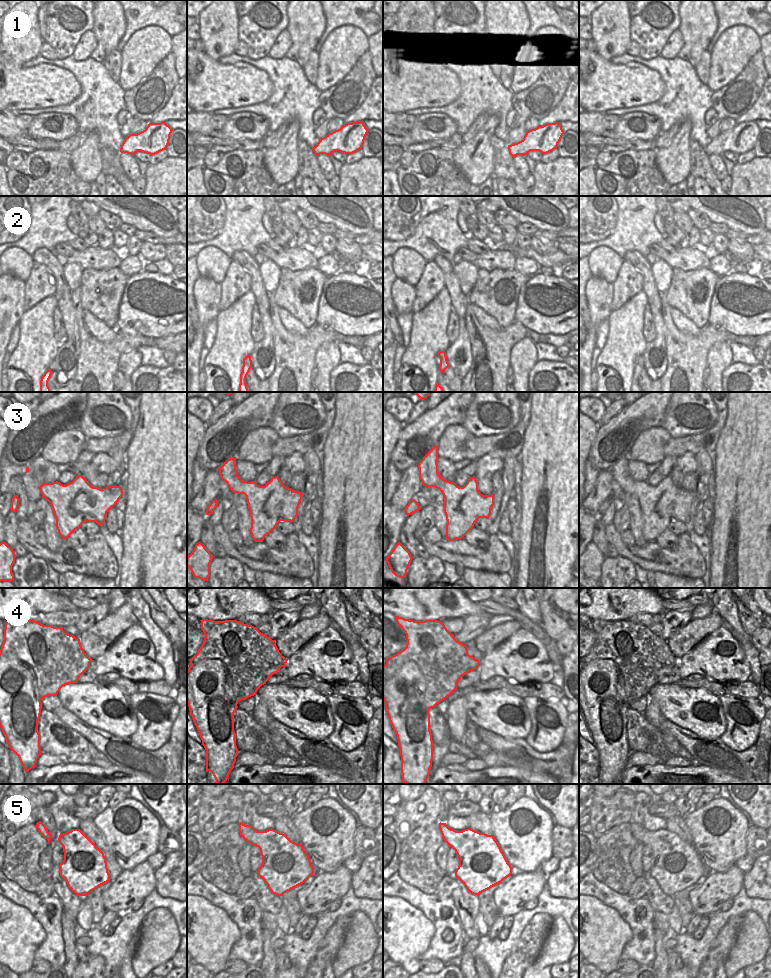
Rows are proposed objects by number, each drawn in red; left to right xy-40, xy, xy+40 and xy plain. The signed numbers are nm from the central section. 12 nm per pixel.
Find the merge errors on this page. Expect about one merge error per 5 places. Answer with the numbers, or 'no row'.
2, 4

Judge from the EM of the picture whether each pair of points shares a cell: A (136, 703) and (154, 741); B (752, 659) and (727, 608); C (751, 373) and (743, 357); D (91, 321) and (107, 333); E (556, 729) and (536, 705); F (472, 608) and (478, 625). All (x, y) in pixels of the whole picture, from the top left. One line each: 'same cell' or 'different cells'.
A: same cell
B: same cell
C: different cells
D: same cell
E: same cell
F: different cells

